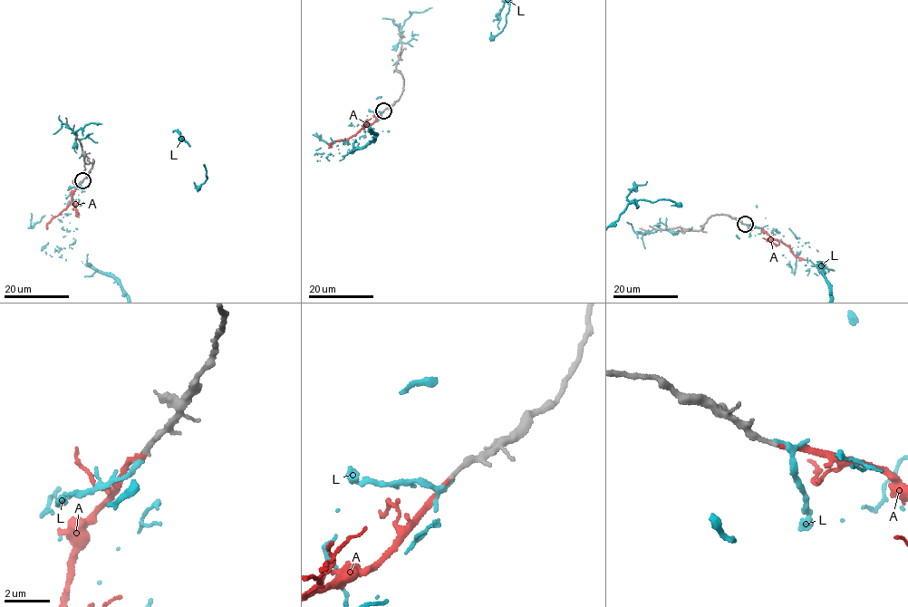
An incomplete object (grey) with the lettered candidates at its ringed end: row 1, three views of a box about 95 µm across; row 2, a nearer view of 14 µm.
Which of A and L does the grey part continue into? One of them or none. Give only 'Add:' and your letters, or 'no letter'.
Add: A

